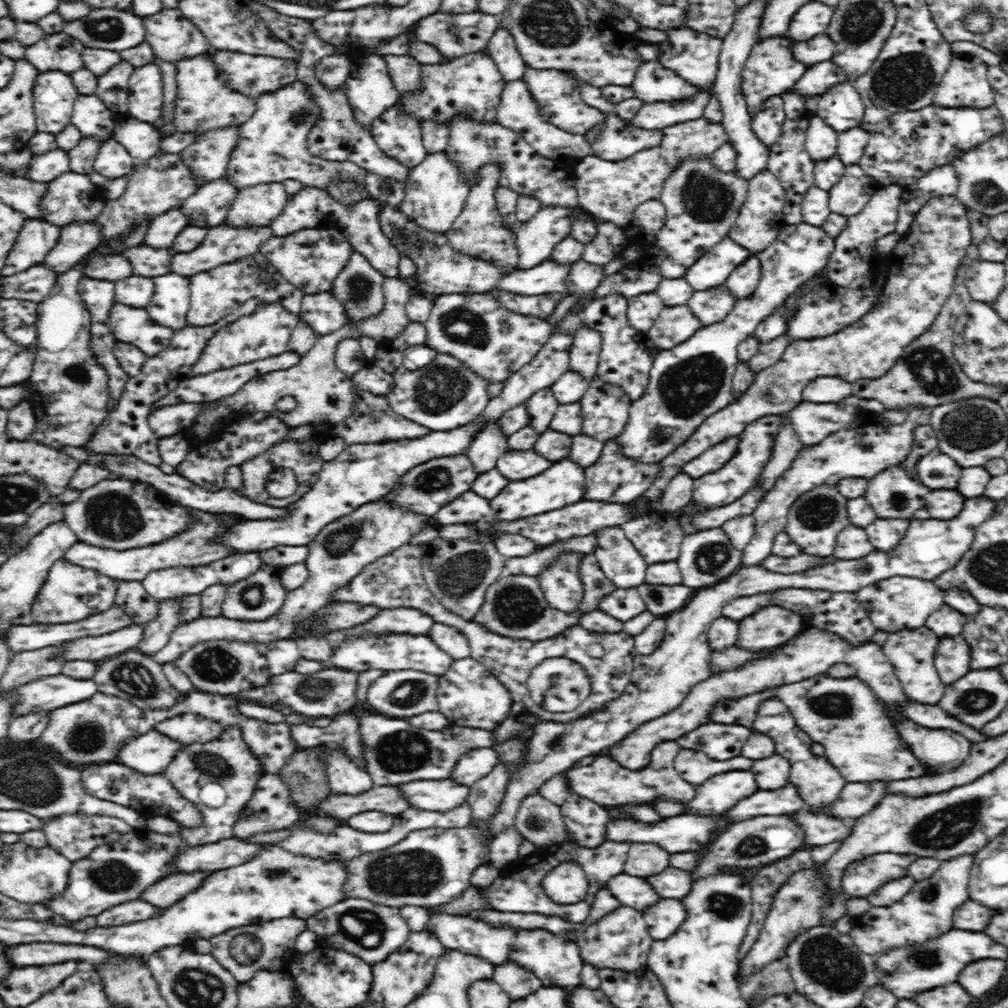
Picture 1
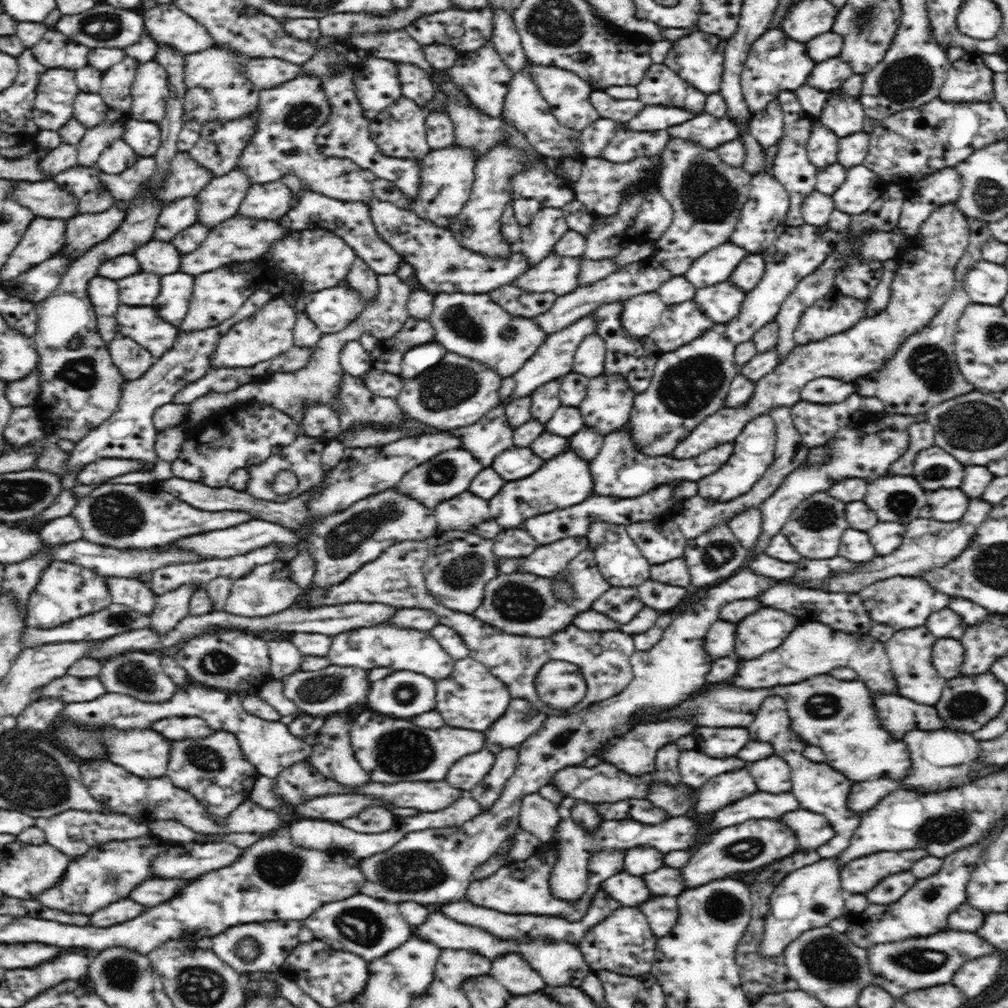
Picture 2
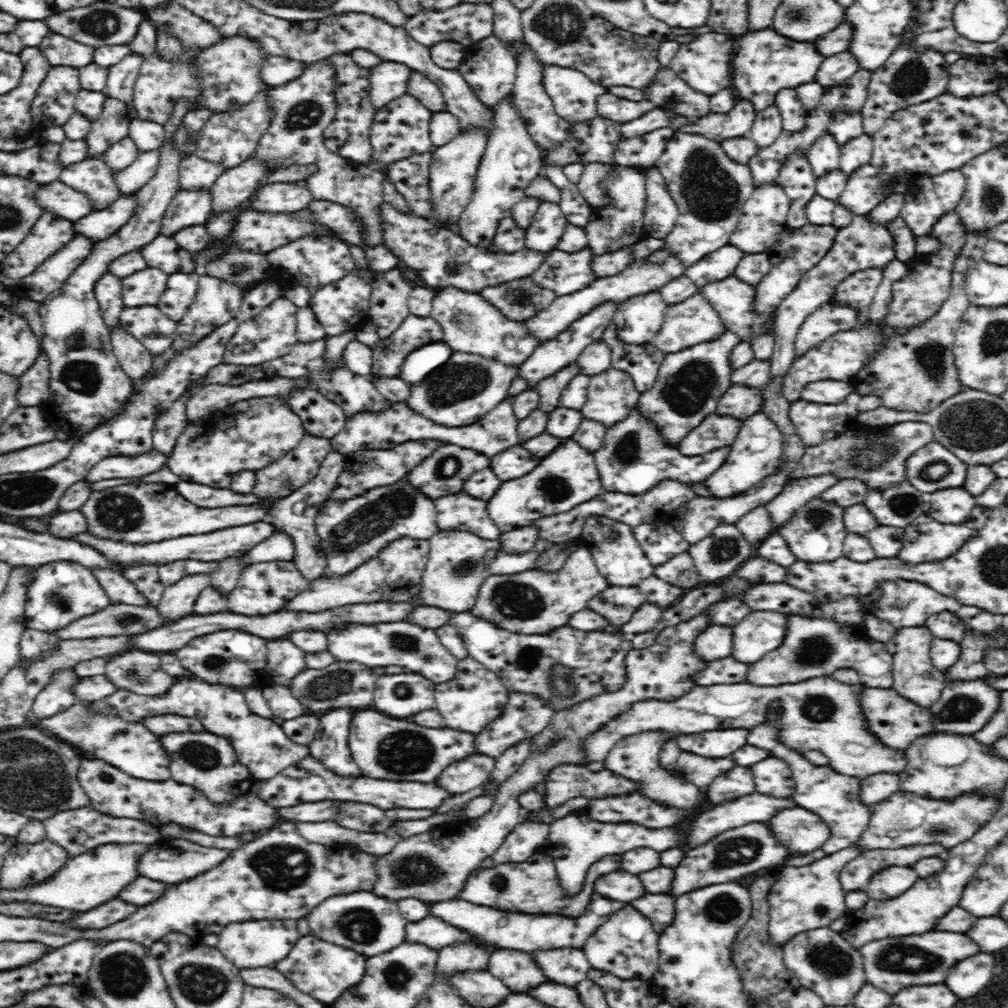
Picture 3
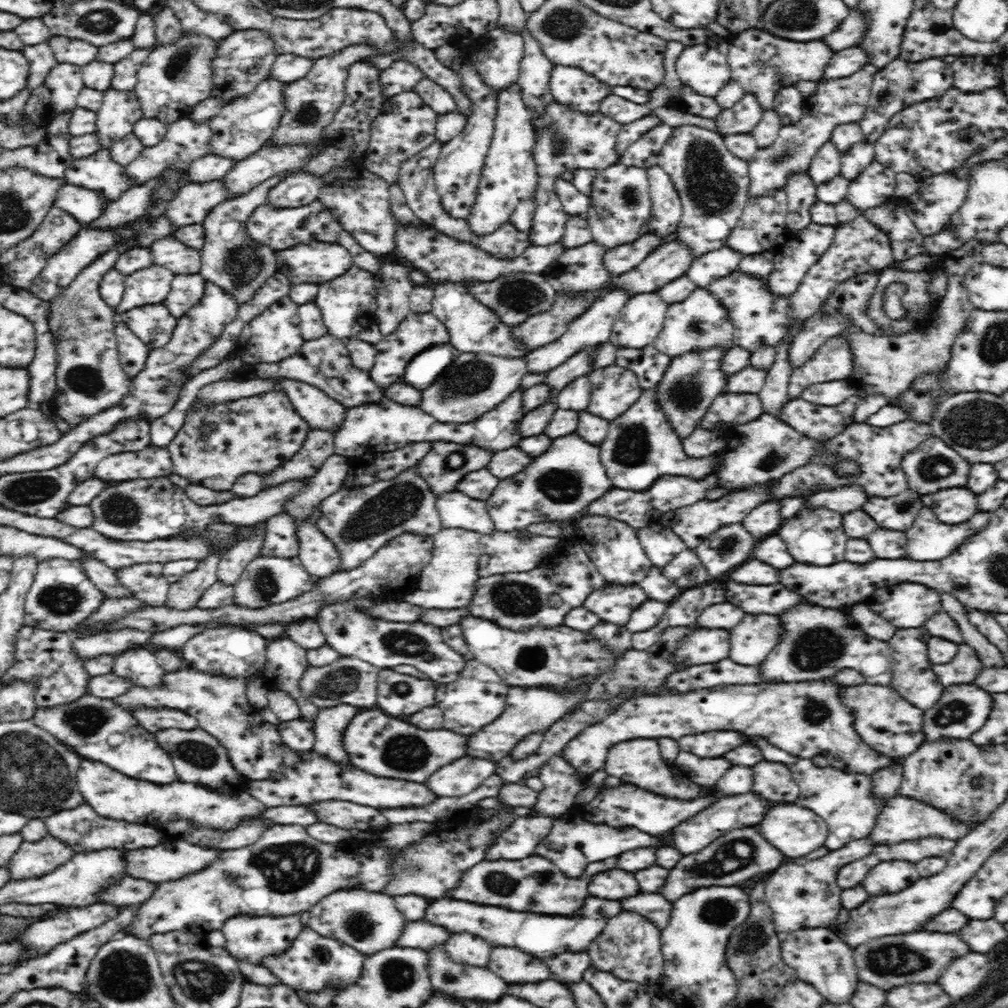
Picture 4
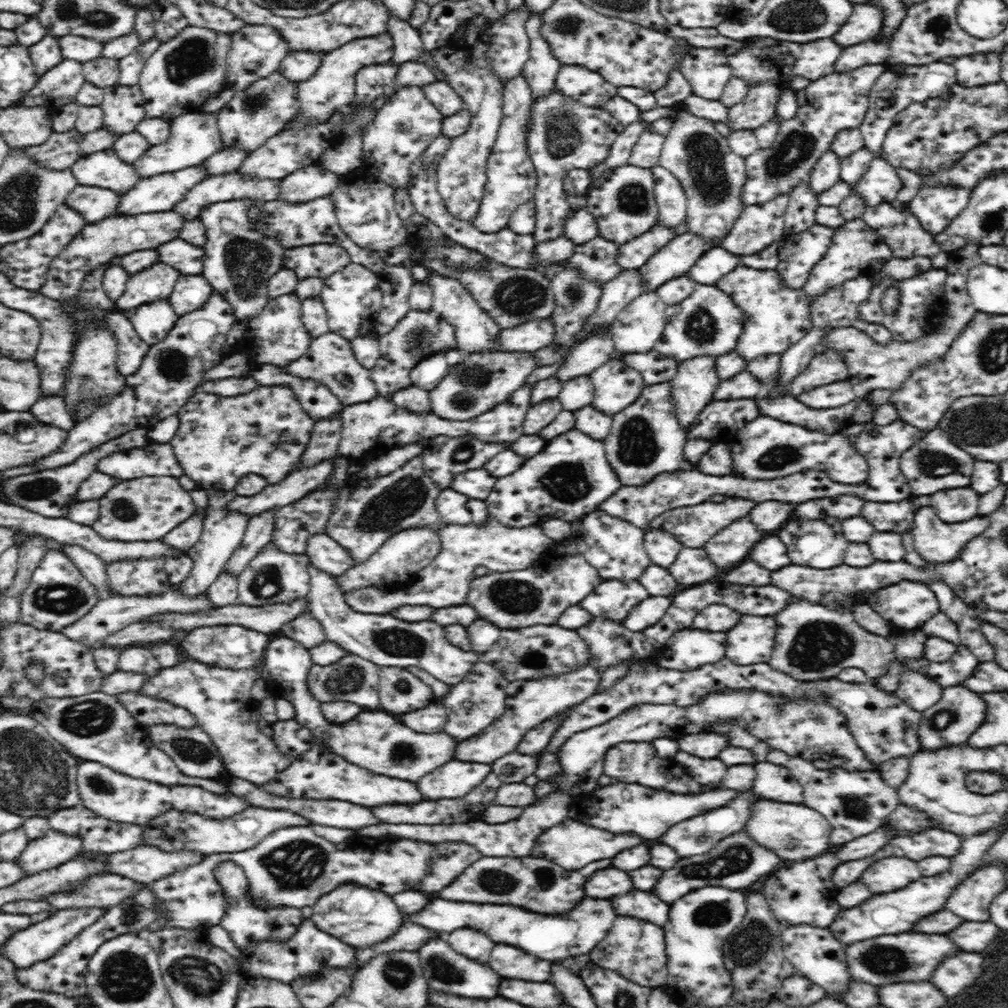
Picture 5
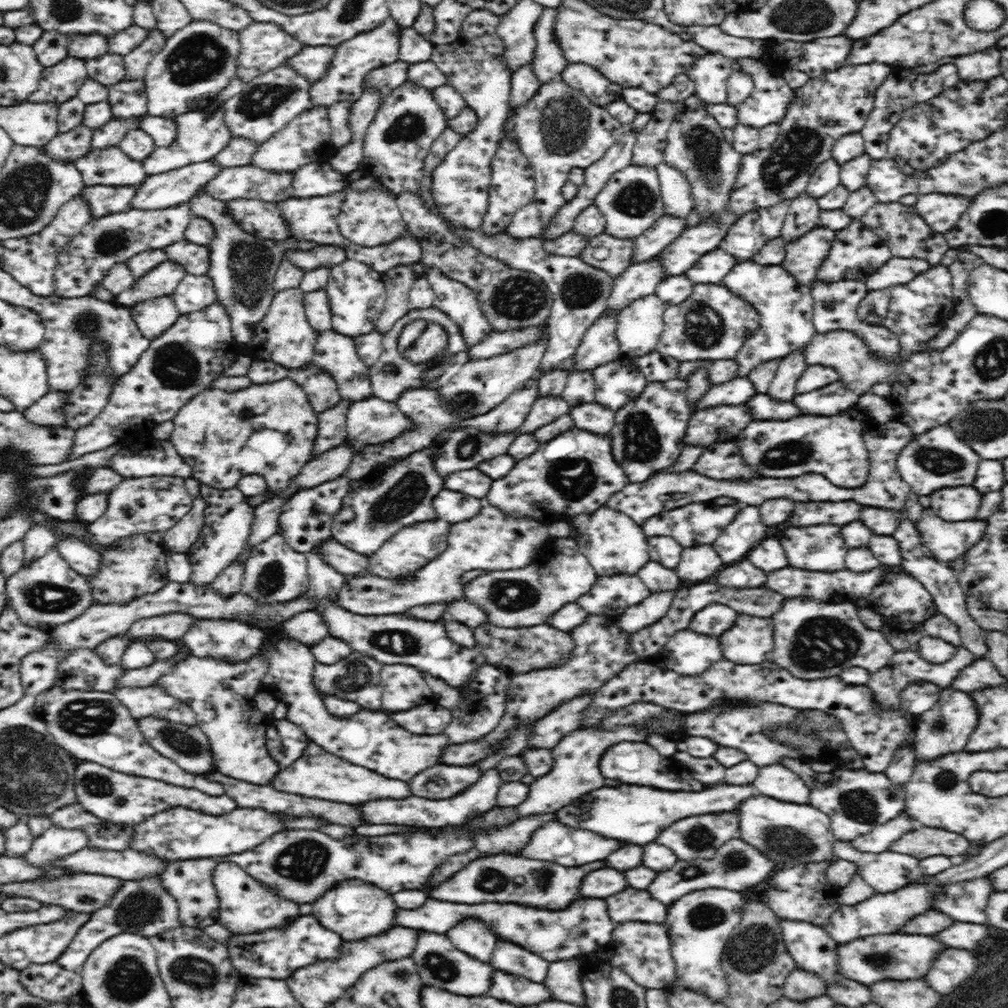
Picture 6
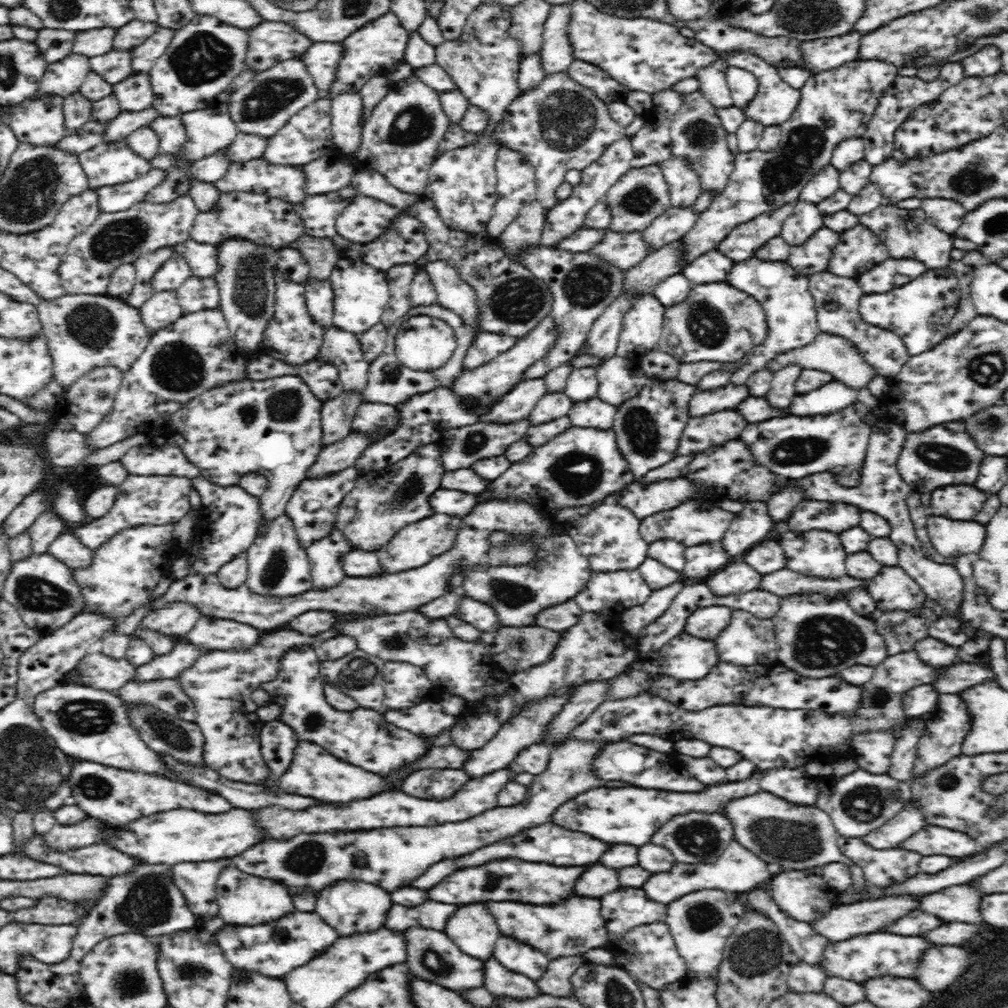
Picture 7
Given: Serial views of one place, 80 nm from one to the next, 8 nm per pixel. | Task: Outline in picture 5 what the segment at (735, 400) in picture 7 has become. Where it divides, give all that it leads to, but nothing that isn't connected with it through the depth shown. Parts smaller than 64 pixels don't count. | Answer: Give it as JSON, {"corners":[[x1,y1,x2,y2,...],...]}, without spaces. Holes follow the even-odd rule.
{"corners":[[744,370,728,380,721,380,712,394,712,401,738,400,743,398,756,398,763,394,764,384,758,378]]}

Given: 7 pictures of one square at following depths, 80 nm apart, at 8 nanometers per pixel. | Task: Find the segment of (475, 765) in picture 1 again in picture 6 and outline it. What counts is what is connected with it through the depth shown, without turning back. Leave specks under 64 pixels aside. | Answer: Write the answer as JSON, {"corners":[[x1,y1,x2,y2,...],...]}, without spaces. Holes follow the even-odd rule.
{"corners":[[438,764,414,776,410,780,410,790,414,796,424,796,432,800,442,800,460,794,478,778,482,772,476,772,476,766,446,766]]}

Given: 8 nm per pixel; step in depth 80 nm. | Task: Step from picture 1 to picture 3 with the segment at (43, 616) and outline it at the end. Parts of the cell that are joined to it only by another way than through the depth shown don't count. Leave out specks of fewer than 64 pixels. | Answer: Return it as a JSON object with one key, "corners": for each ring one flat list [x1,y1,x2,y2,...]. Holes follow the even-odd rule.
{"corners":[[52,562,36,567,32,575,33,580,27,588,24,613,26,626,32,630,50,633,59,631,79,618,110,606,112,602,92,571,79,563]]}

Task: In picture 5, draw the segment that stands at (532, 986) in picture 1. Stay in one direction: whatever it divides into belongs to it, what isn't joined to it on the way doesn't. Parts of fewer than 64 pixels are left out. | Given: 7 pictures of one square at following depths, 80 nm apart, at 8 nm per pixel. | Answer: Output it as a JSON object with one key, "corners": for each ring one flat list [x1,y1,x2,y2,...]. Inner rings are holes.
{"corners":[[496,944,488,964,494,968,494,972,498,972,500,977,532,980,532,982,552,982,548,960,540,960,508,944]]}

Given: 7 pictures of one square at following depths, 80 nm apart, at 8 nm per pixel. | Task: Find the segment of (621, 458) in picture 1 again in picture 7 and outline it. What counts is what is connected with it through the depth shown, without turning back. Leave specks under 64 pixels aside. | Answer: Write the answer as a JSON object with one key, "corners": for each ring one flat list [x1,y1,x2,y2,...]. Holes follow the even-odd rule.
{"corners":[[652,378,636,396,617,407,612,429,635,480,640,480,656,466,662,466,676,458,680,438,690,420,688,402,697,391,695,385,686,384,677,378]]}

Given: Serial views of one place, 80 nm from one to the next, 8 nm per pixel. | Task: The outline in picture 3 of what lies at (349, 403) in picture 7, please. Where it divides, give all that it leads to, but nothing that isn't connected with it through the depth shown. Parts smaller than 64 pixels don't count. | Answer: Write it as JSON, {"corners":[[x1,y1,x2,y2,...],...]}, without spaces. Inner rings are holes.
{"corners":[[305,434,303,439,300,440,298,447,294,447,291,452,284,455,278,462,274,462,270,466,255,472,256,486,254,486,252,492,258,498,269,495,278,495,278,497,283,498,292,494,292,492,296,492,298,488,302,488,304,484,316,476,322,461,332,449,330,438]]}

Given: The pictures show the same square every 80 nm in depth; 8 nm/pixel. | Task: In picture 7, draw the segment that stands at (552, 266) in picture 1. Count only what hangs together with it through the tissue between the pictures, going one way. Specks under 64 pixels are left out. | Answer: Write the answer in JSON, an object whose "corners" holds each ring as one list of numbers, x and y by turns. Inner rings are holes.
{"corners":[[610,230,588,251,602,255,610,264,620,265,623,270,631,269,650,254,649,246,643,241,642,232,624,233]]}

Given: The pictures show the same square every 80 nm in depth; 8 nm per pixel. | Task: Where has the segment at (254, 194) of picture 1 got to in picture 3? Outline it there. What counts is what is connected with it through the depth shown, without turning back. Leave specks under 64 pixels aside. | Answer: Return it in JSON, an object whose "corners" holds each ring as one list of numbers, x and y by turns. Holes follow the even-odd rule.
{"corners":[[305,180,275,182,258,188,252,208,258,212,298,212,314,199]]}

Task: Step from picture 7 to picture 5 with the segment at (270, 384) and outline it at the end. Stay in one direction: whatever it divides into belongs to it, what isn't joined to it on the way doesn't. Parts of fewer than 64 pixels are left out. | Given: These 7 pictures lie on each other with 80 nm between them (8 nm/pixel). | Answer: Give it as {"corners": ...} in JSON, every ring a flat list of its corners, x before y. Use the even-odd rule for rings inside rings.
{"corners":[[283,384,236,396,196,392,178,414,180,425,169,442,176,460,198,488,219,491,233,490,244,475,263,476,269,485,282,482,300,464,316,424],[274,508,265,509,262,514,248,519,242,542,228,560,228,564,224,565,223,572,232,572,234,576,238,576,256,558,258,552,271,542,275,528,275,512]]}

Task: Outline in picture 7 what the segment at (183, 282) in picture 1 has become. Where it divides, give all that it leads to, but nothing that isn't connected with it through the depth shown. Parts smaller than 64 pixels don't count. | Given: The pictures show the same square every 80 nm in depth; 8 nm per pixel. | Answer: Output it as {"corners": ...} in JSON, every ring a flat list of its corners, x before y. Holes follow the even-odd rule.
{"corners":[[192,276,184,281,184,284,175,292,184,315,220,309,219,286,216,285,216,281,212,277,199,278]]}

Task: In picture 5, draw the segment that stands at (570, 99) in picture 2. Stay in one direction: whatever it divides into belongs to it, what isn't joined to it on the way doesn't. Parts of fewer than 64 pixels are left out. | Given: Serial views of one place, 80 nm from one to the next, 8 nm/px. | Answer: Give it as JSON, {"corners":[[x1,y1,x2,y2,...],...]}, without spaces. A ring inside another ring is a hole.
{"corners":[[566,64,557,72,554,88,583,104,602,108,617,95,617,87,606,82,600,74,580,64]]}

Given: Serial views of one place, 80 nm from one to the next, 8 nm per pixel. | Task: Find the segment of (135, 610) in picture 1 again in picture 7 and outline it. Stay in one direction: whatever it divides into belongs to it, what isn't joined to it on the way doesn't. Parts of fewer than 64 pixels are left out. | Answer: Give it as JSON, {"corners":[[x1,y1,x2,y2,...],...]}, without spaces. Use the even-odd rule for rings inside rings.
{"corners":[[62,533,50,546,48,553,52,557,64,562,66,566,72,569,85,568,93,560,93,550,85,547,76,535]]}

